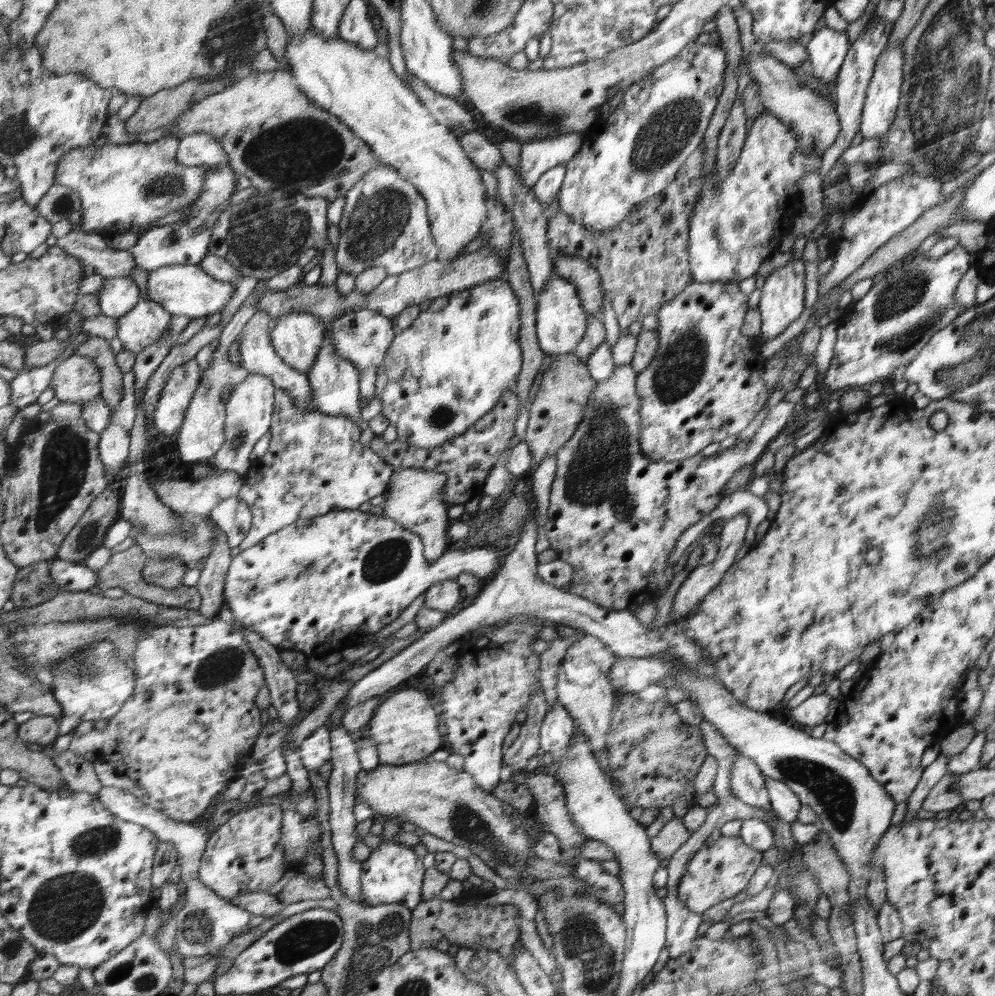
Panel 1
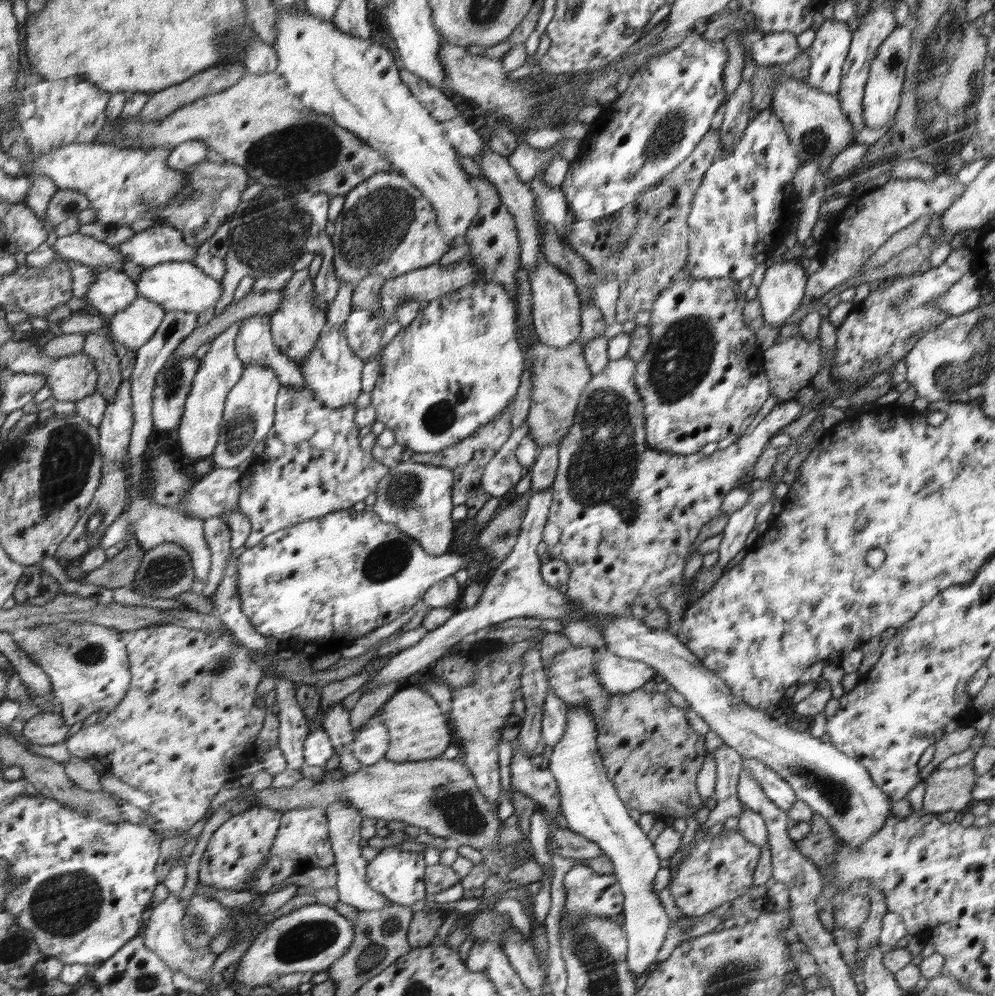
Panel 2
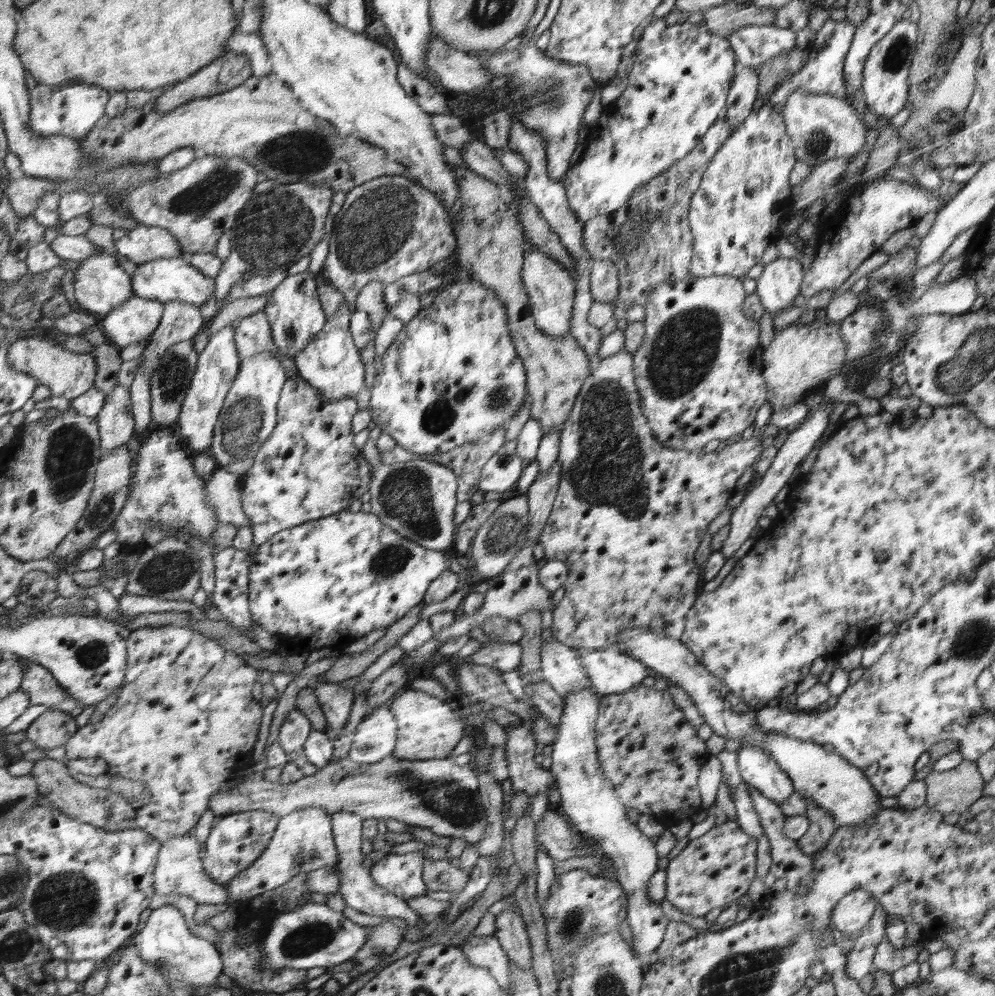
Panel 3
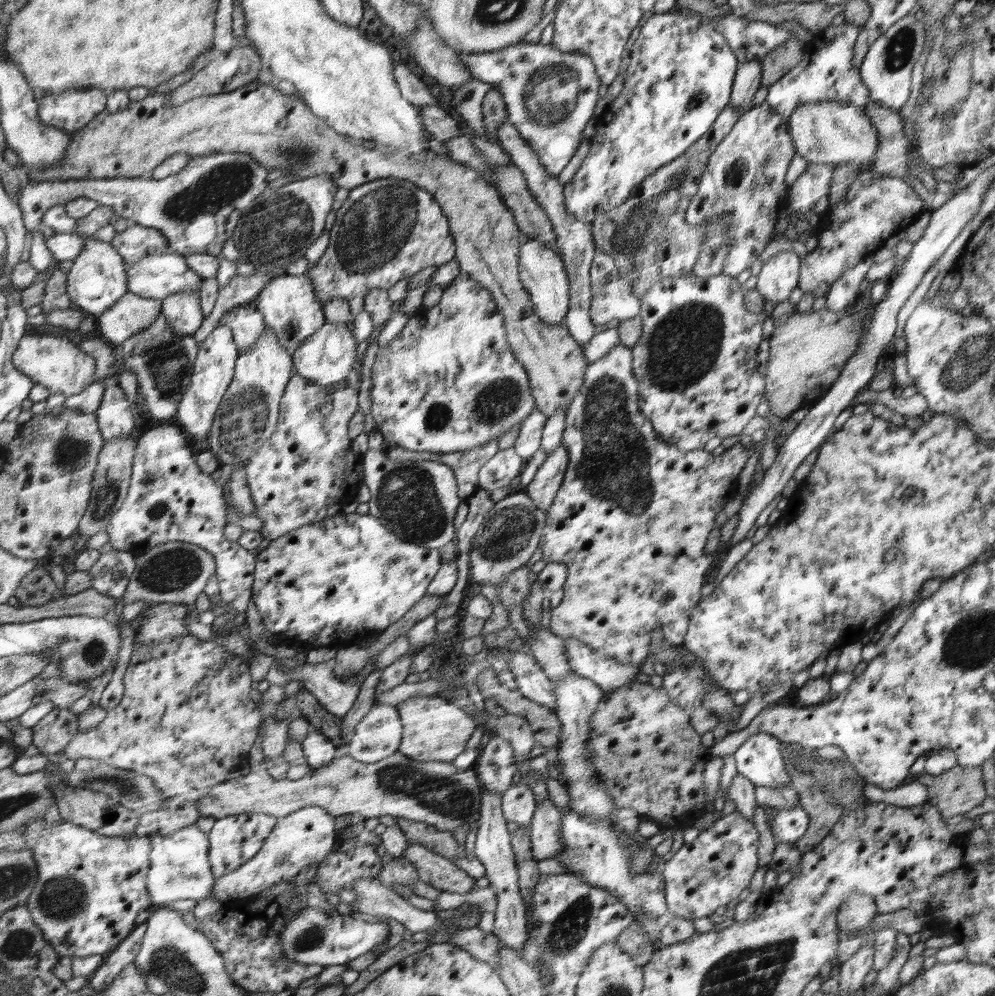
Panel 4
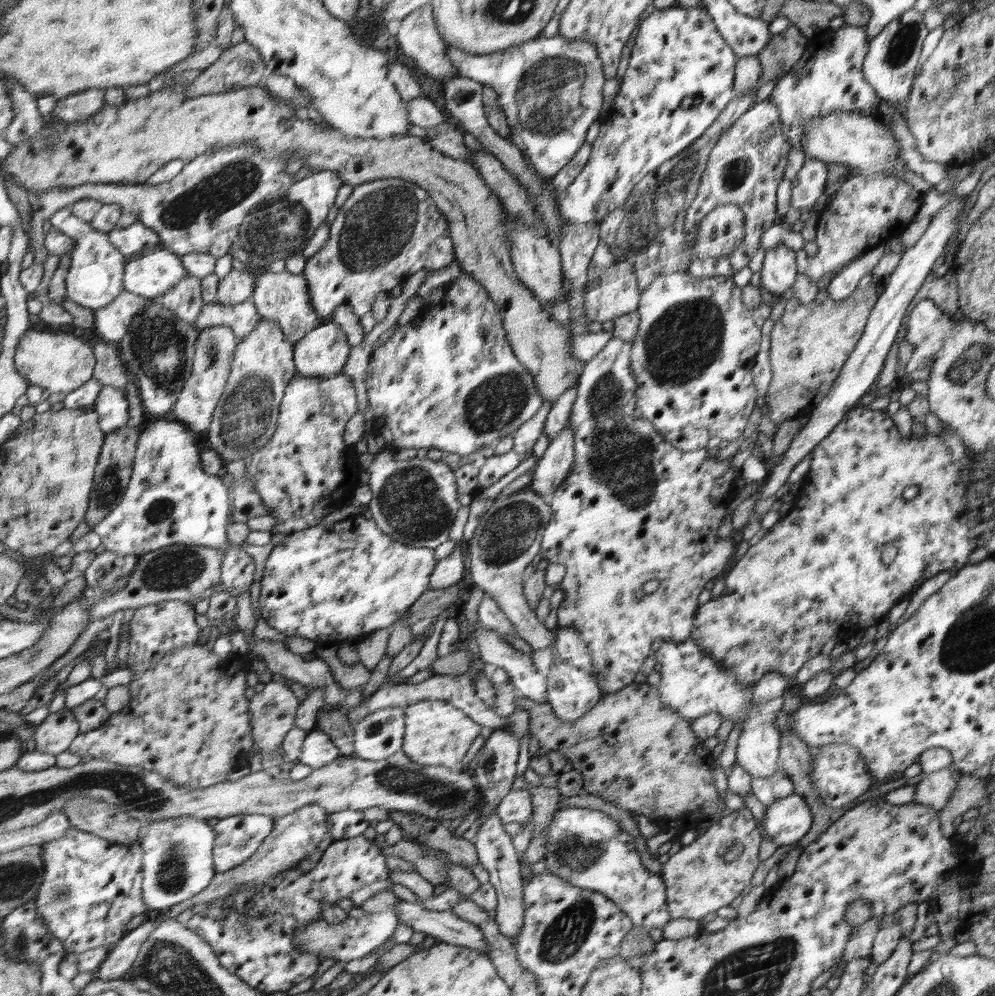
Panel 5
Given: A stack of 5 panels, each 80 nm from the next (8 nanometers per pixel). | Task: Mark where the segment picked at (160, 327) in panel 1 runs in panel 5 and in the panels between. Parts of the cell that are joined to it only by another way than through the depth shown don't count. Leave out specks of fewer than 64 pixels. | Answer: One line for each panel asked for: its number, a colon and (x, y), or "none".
2: (133, 327)
3: (133, 322)
4: (132, 313)
5: (112, 321)

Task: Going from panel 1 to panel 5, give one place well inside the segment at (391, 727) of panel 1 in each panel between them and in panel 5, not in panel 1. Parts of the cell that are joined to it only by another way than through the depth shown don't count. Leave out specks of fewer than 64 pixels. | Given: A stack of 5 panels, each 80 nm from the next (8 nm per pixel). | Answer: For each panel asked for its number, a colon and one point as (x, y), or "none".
2: (418, 730)
3: (427, 728)
4: (433, 729)
5: (436, 733)

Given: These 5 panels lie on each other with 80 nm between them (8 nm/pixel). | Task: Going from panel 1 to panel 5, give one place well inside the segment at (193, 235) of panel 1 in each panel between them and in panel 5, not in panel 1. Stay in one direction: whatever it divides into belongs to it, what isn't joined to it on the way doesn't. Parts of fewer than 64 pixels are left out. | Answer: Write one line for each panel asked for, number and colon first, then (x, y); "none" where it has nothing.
2: (161, 243)
3: (143, 244)
4: (137, 242)
5: (130, 241)

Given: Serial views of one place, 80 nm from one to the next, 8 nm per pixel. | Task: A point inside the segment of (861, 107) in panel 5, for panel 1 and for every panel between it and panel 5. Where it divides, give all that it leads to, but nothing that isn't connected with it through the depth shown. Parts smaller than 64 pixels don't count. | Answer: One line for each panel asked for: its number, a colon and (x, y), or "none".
1: (827, 49)
2: (828, 51)
3: (823, 74)
4: (829, 76)

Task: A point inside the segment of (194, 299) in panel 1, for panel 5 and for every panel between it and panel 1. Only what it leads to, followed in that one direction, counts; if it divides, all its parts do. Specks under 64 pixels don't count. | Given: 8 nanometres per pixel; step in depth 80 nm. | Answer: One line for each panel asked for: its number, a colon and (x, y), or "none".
2: (184, 286)
3: (167, 279)
4: (156, 277)
5: (153, 272)

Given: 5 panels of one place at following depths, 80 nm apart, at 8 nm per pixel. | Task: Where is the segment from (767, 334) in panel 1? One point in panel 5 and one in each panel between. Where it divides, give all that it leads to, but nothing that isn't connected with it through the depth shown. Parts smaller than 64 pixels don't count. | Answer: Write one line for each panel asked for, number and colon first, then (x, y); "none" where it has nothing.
2: (781, 291)
3: (780, 282)
4: (779, 275)
5: (778, 272)

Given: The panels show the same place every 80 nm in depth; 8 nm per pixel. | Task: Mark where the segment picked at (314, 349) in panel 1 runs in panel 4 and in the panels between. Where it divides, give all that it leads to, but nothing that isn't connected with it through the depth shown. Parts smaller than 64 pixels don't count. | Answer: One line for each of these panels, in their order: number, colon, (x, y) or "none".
2: (298, 322)
3: (295, 310)
4: (289, 304)

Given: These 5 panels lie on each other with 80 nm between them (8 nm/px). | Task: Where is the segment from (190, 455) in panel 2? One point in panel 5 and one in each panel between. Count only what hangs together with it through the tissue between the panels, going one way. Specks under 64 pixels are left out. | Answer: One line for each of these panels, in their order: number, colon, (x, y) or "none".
3: (218, 364)
4: (213, 371)
5: (215, 345)

